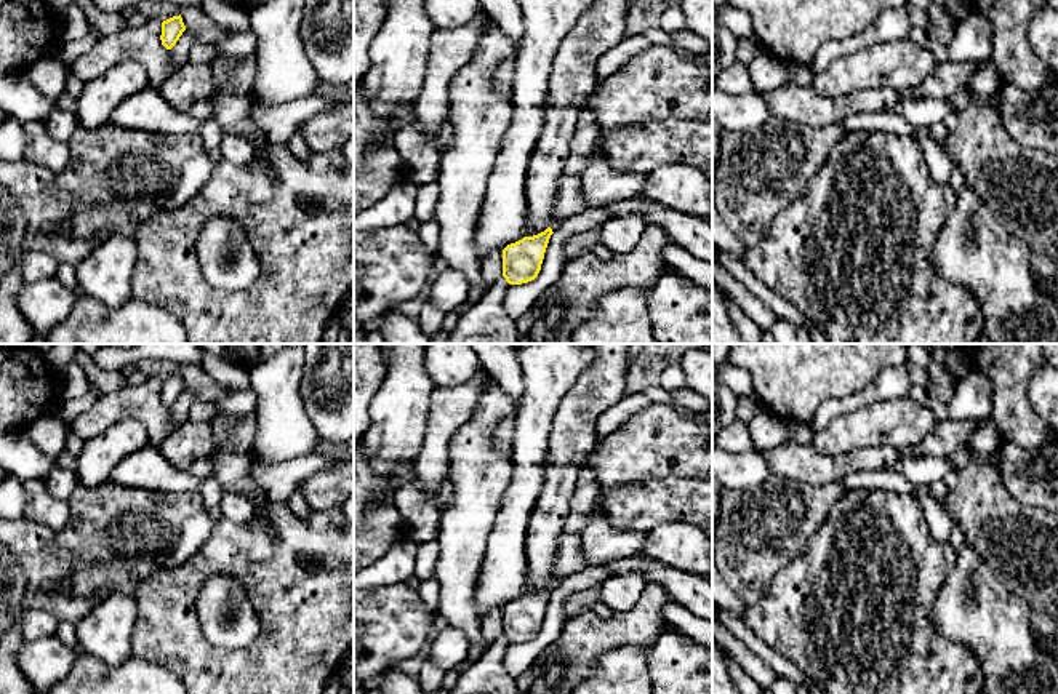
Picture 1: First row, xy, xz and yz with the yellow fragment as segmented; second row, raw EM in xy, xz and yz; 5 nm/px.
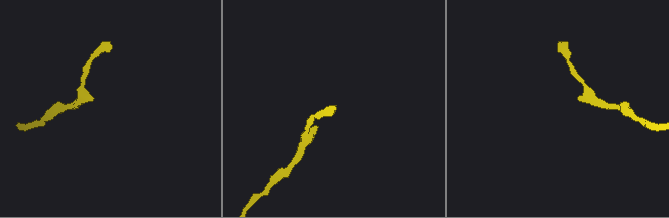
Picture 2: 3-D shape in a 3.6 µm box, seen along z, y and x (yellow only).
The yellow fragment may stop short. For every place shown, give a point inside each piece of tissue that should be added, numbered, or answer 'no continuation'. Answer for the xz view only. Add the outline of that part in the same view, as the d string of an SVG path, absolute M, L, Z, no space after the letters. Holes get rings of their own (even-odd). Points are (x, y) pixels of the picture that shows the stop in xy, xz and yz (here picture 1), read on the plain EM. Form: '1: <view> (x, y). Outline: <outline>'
1: xz (570, 558). Outline: M589 469L578 470L576 486L571 496L571 509L563 531L559 537L555 571L551 579L551 587L555 590L560 582L587 566L581 536L586 528L586 520L592 513L599 496L599 481Z

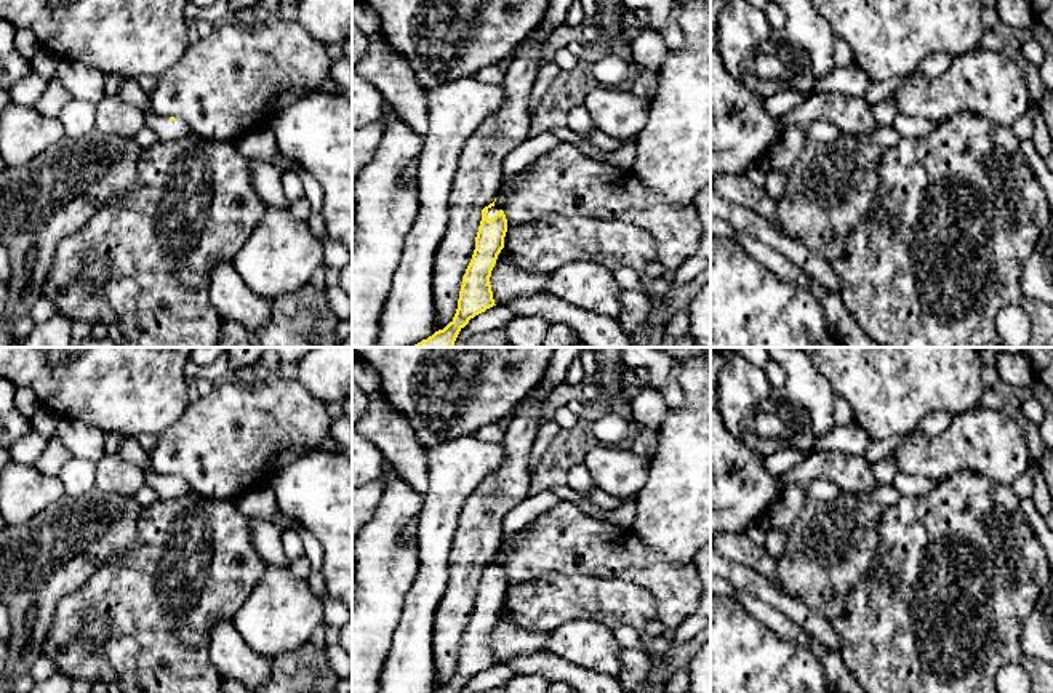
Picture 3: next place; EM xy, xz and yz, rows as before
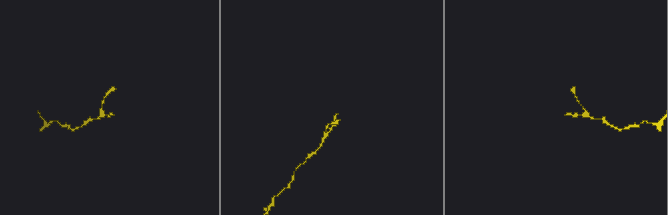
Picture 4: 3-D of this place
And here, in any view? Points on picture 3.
1: xz (508, 536). Outline: M504 533L502 536L502 544L496 554L496 560L491 567L488 567L488 578L491 578L499 568L502 568L502 560L510 547L510 541L517 536L518 533Z

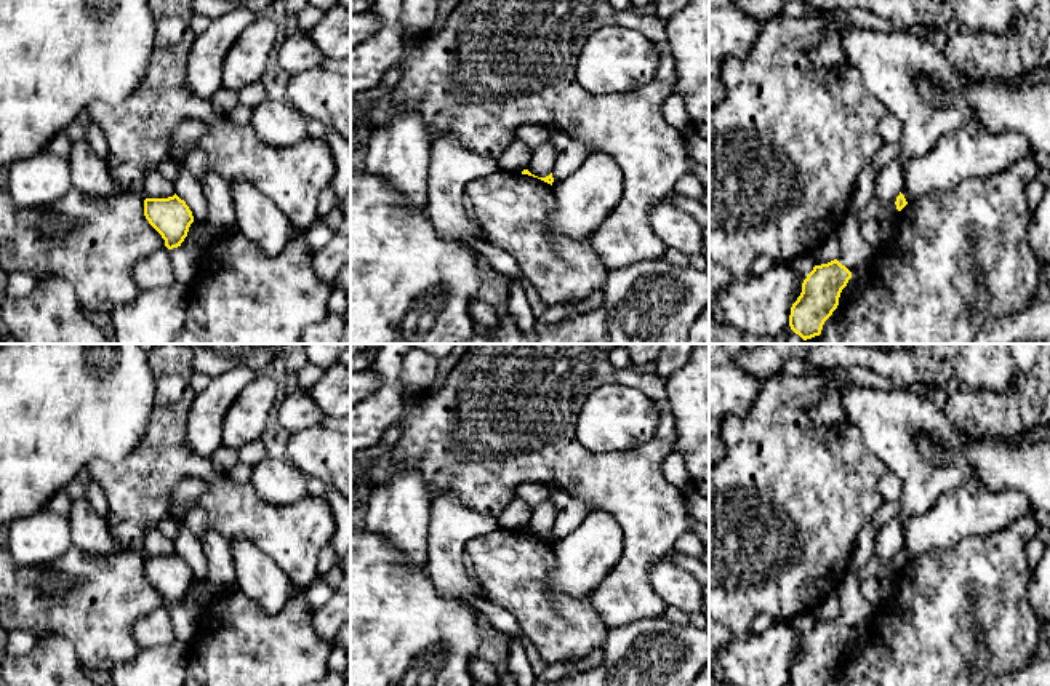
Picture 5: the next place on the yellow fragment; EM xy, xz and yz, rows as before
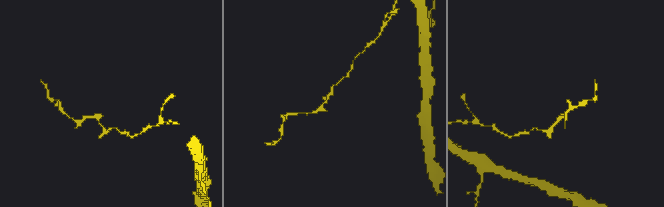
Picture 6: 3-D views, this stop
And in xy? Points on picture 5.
no continuation

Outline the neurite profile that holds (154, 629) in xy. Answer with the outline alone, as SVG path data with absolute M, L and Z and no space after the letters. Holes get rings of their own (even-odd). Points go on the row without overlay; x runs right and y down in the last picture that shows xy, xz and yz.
M166 604L134 620L131 630L141 649L171 644L176 638Z

